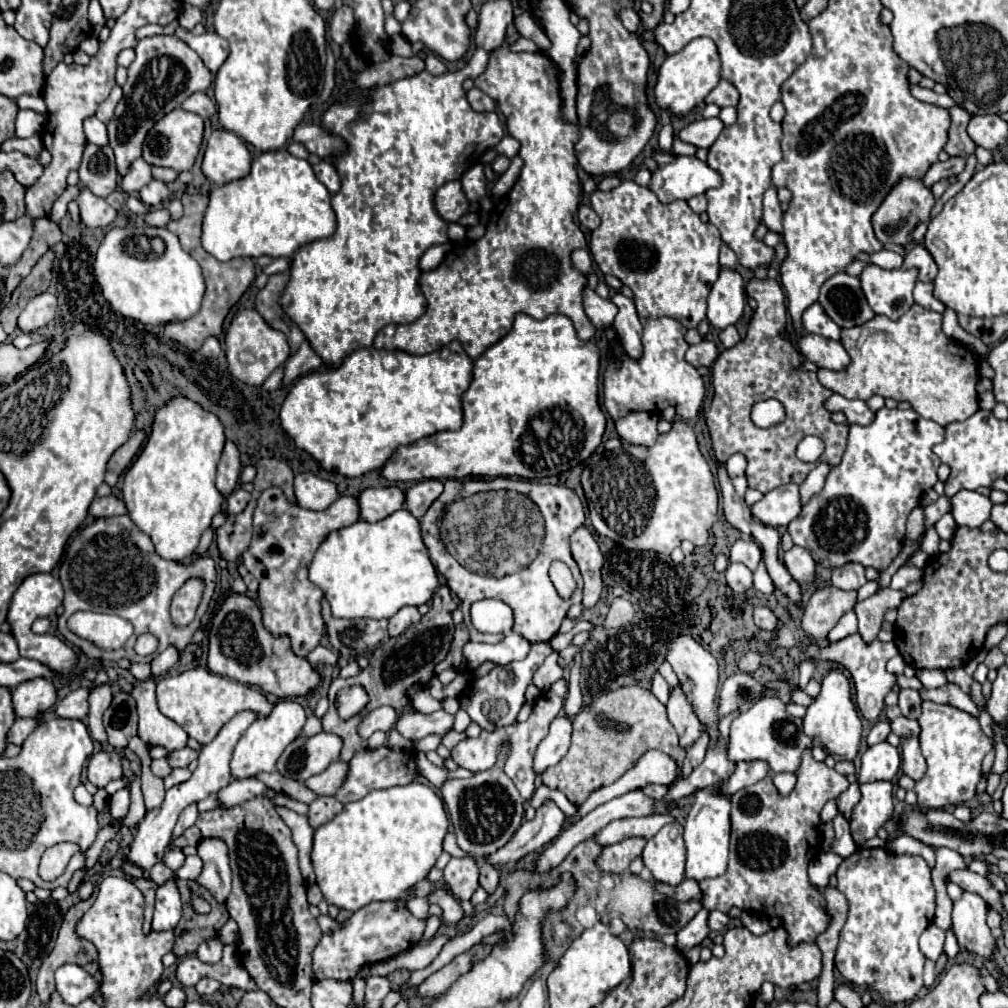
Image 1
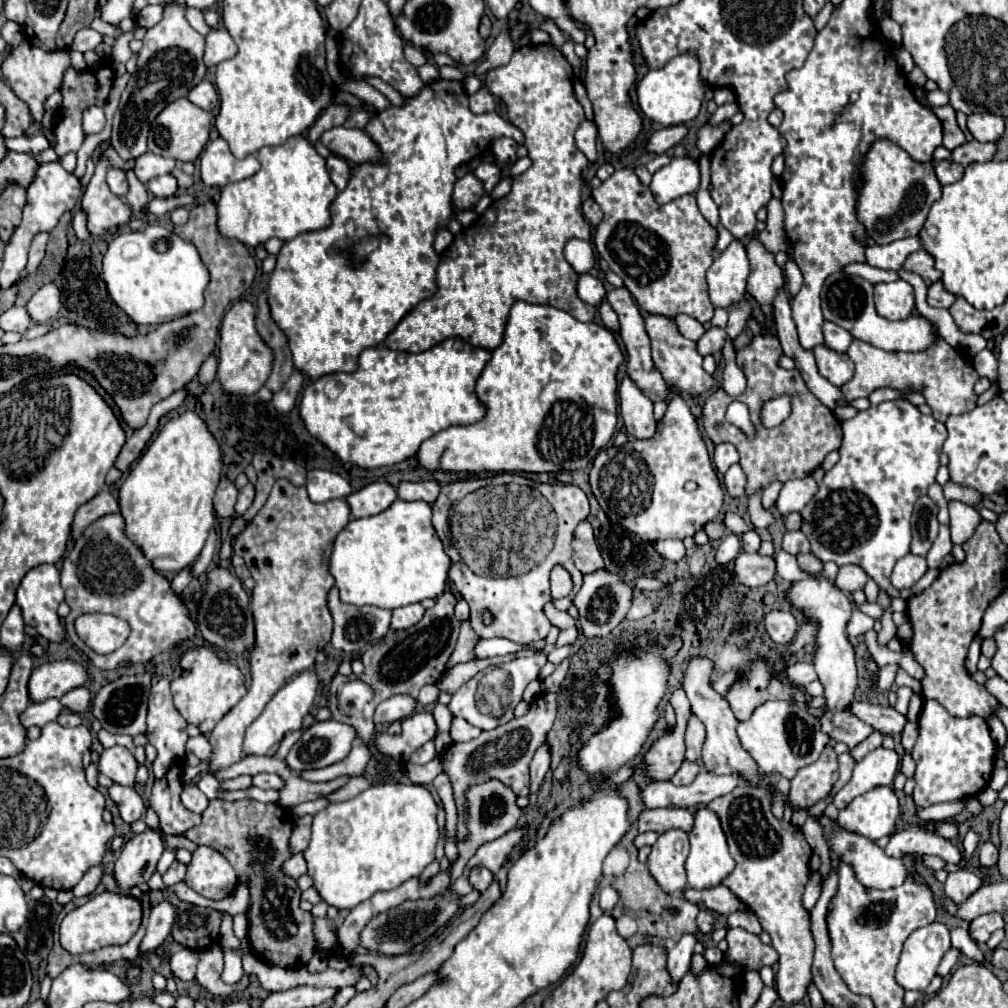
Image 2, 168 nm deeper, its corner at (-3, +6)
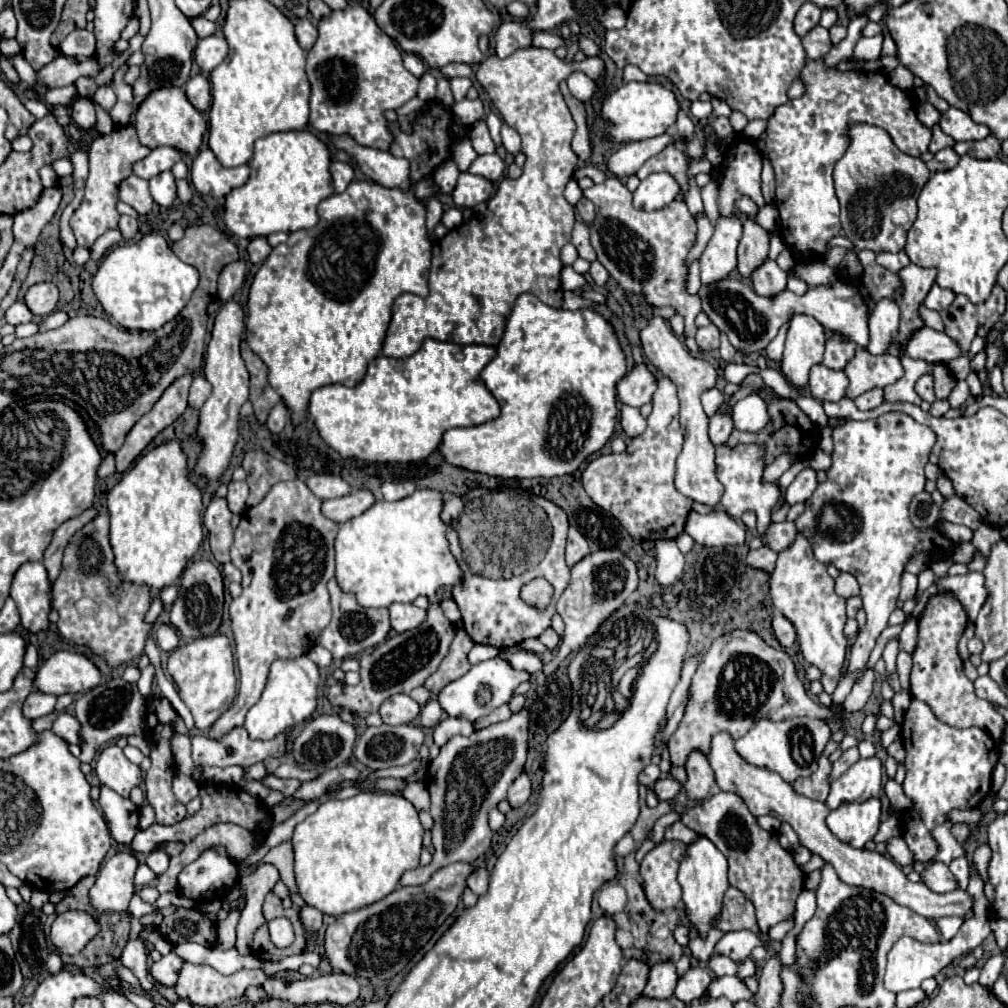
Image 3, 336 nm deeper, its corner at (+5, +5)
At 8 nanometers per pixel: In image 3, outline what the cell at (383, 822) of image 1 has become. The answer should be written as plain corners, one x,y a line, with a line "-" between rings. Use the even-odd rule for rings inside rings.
361,792
347,800
329,800
307,816
291,838
295,848
295,880
301,898
329,916
341,916
355,908
369,906
397,888
397,882
405,870
419,866
423,826
415,806
403,798
401,792

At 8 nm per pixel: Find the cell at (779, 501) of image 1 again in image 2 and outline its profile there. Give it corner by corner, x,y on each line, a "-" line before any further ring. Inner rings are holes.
811,475
803,477
803,479
787,481
777,499
779,513
789,515
793,511
801,511
811,501
811,497
817,493
817,489
819,489
819,485

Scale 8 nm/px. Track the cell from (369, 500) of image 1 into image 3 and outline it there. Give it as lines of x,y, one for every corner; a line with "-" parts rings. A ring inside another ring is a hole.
355,490
347,496
325,500
323,502
323,514
339,524
343,524
349,518
355,518
369,510
375,504
375,496
371,490

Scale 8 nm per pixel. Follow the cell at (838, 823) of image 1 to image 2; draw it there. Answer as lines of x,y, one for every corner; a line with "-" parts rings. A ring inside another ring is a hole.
883,747
871,751
863,761
855,765
851,781
833,797
833,803
837,805
837,809
843,809
857,795
867,793
881,785
891,785
897,769
899,769
899,757
895,751

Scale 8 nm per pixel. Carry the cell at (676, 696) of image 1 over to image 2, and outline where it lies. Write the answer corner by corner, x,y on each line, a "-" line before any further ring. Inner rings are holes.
691,715
689,725
687,725
687,733
685,733
685,745
687,745
685,759
701,763
703,743
705,743
705,725
701,725
701,721
697,721
695,715

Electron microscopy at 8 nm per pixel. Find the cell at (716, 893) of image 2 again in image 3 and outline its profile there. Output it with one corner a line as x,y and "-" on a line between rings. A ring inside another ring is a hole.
729,886
729,890
725,892
721,914
713,920
713,924
725,932
729,930
751,930
755,934
759,932
753,904
733,886

